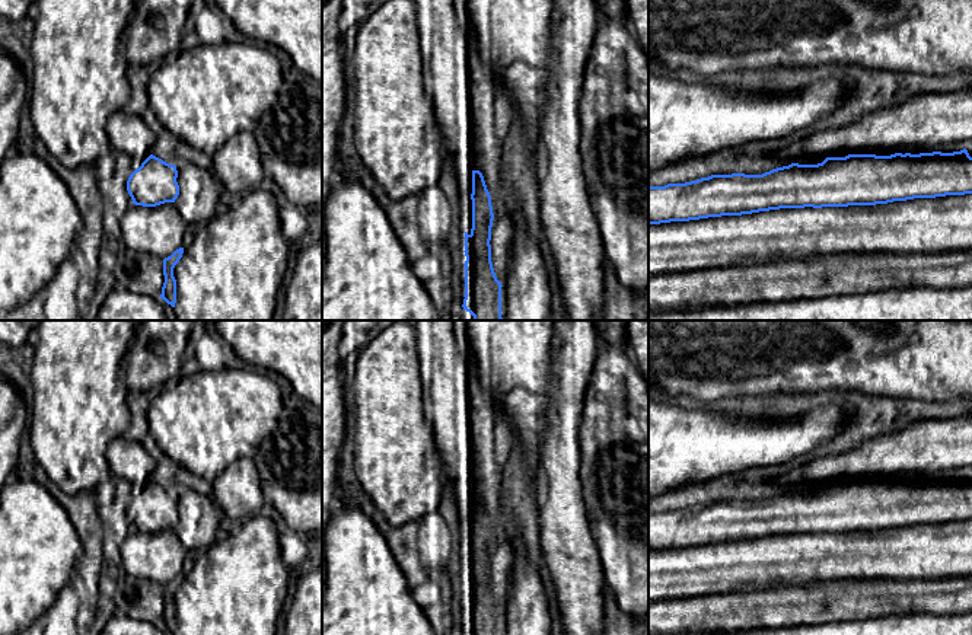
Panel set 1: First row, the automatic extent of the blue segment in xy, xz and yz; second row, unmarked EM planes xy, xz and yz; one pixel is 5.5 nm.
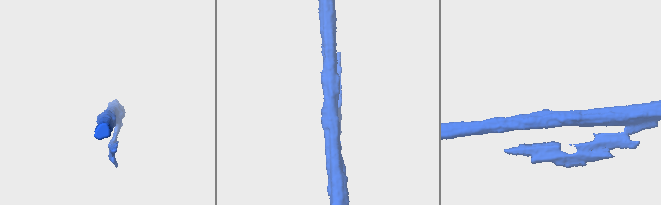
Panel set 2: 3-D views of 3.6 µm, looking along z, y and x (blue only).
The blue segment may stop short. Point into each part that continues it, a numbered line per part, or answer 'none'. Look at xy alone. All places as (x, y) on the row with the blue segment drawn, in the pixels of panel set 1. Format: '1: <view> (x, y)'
none

